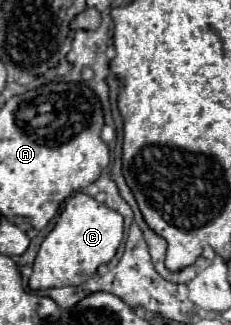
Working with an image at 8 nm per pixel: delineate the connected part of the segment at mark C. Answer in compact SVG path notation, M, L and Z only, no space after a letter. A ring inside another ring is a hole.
M74 194L66 200L56 226L52 232L44 238L36 260L34 260L34 272L30 276L30 288L32 290L46 290L46 288L58 288L58 286L78 286L80 282L86 282L100 264L106 264L114 258L120 242L122 242L124 222L122 216L108 208L102 202L96 202L88 194Z

